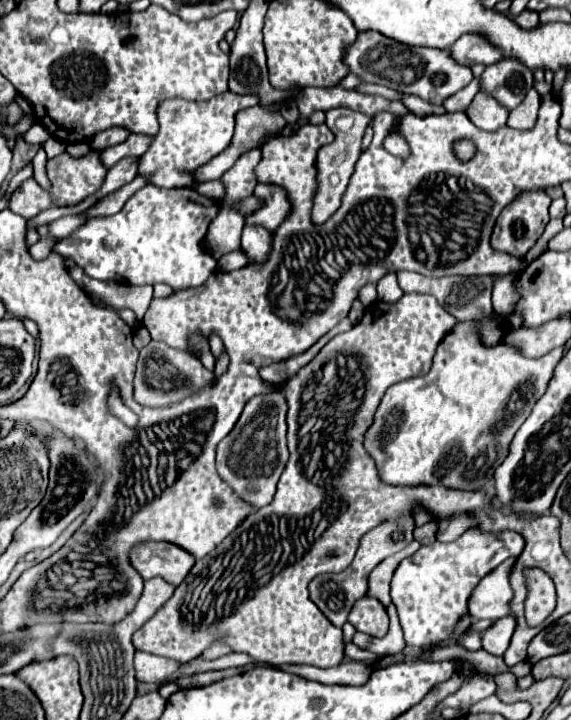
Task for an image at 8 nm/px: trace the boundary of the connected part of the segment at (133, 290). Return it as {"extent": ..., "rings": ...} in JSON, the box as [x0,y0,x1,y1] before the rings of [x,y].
{"extent":[71,266,153,320],"rings":[[[77,266],[71,270],[71,278],[91,296],[101,298],[103,302],[111,304],[113,308],[131,308],[139,320],[149,308],[153,298],[153,286],[129,286],[117,282],[99,282],[85,276],[85,272]]]}

